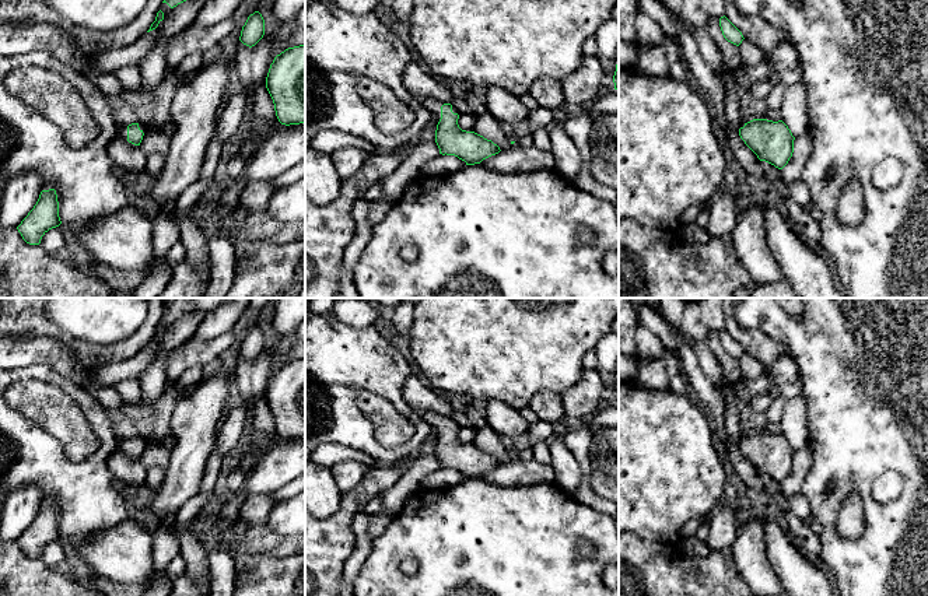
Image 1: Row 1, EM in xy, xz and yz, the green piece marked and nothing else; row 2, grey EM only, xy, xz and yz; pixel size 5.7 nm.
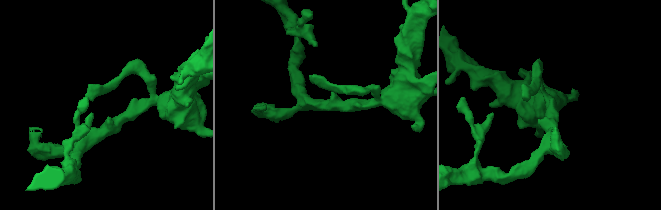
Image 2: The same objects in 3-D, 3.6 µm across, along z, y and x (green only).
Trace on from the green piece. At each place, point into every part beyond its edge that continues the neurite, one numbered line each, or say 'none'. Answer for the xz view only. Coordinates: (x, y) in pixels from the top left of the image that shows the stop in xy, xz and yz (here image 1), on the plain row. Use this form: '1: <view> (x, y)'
1: xz (433, 419)

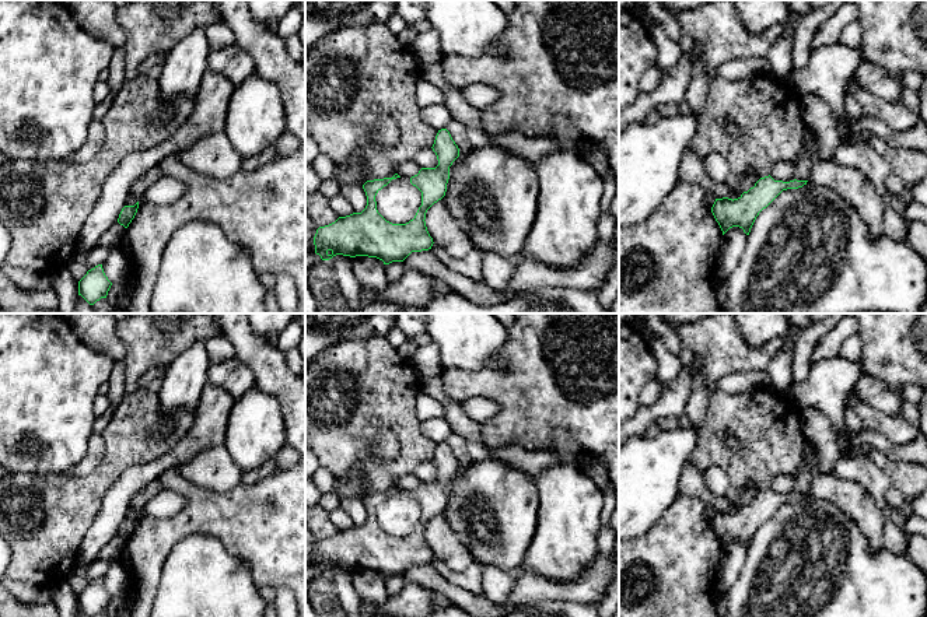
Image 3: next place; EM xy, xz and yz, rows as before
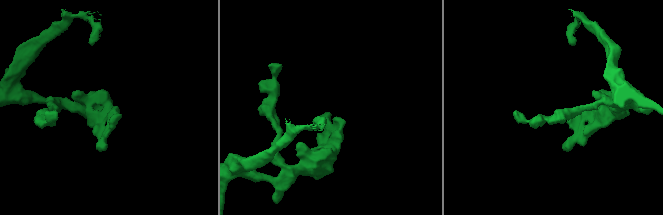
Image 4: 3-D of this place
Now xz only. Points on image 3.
1: xz (398, 515)

